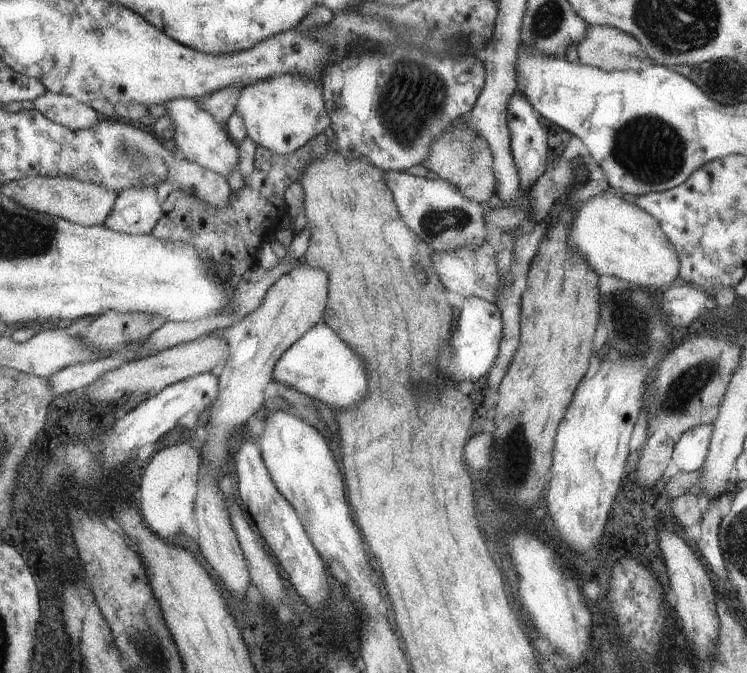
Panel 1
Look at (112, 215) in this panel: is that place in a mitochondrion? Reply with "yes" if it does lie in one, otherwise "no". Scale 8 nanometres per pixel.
no

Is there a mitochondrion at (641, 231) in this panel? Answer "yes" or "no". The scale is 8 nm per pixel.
no

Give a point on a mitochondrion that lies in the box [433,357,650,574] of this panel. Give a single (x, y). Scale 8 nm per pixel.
(514, 449)

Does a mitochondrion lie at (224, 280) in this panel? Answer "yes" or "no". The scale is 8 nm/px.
no

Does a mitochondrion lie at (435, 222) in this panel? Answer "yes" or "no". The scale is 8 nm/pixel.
yes

